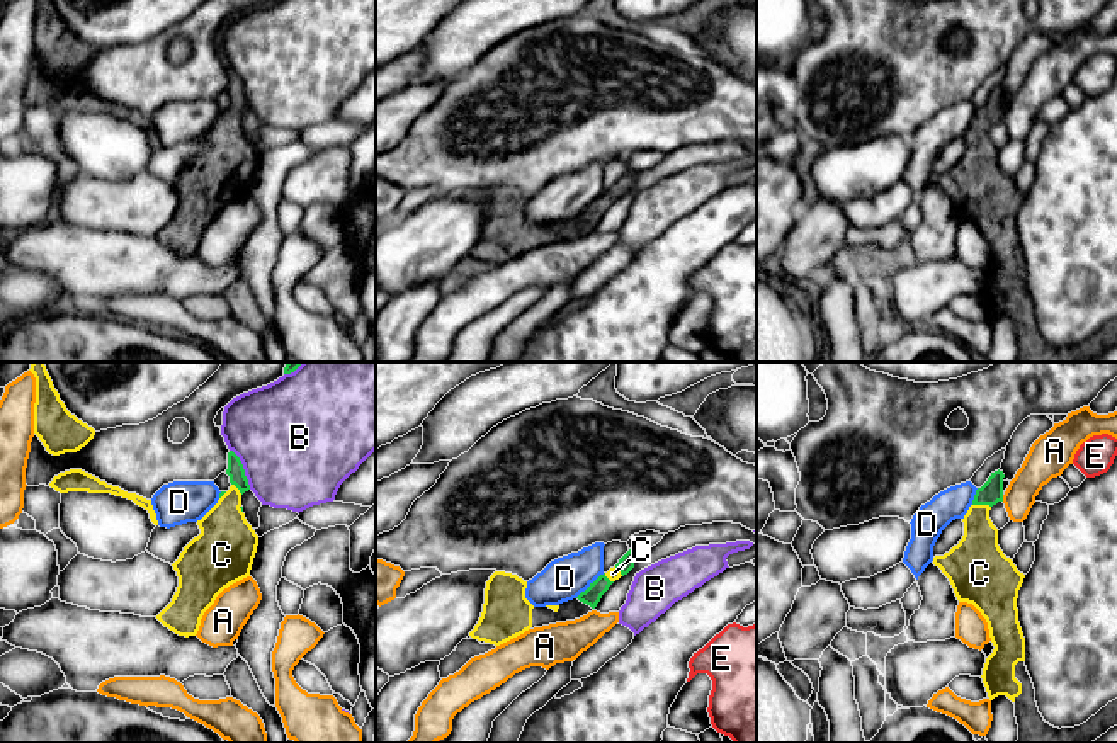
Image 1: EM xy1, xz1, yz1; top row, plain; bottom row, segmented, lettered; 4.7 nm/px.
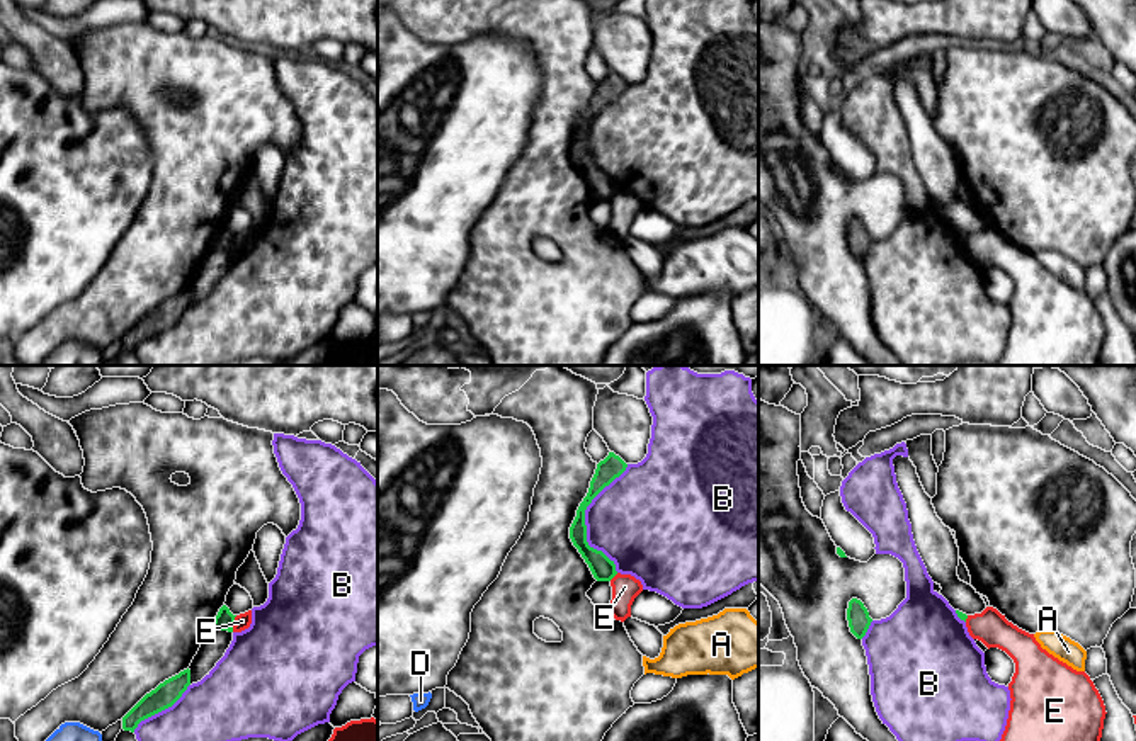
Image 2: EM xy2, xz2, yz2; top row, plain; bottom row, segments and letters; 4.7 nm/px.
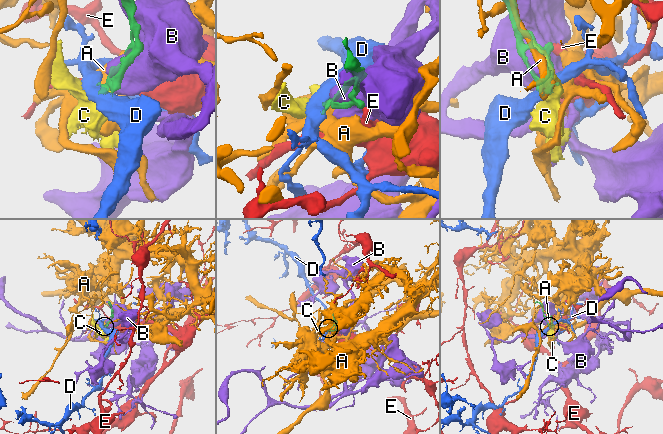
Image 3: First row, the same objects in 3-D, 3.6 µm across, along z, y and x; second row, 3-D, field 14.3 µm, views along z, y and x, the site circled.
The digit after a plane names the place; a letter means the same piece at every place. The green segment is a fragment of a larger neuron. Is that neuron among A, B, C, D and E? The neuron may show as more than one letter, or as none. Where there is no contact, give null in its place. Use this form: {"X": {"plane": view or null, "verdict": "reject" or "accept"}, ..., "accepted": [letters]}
{"A": {"plane": "yz1", "verdict": "reject"}, "B": {"plane": "xz2", "verdict": "reject"}, "C": {"plane": "yz1", "verdict": "accept"}, "D": {"plane": "xz1", "verdict": "reject"}, "E": {"plane": "xy2", "verdict": "reject"}, "accepted": ["C"]}

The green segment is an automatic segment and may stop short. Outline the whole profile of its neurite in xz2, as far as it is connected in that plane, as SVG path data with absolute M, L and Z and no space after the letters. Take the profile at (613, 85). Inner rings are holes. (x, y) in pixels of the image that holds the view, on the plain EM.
M609 71L609 75L597 83L588 112L580 122L577 136L570 146L570 158L573 165L582 173L597 201L611 201L617 194L617 190L614 180L611 180L602 170L597 170L588 165L585 129L605 105L609 105L616 97L619 97L626 90L626 87L628 83L614 71Z

